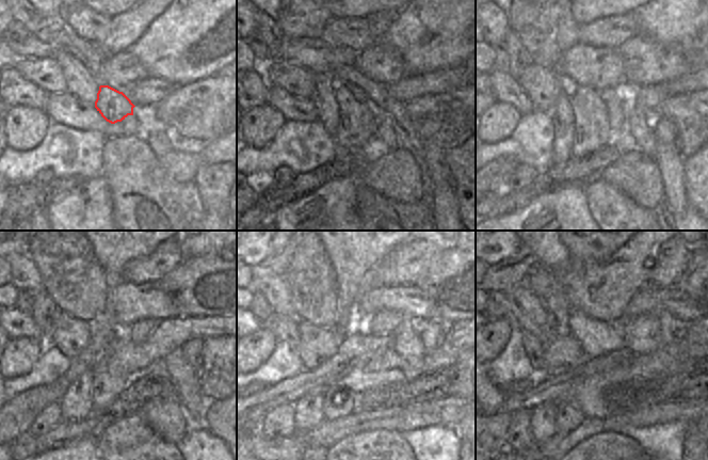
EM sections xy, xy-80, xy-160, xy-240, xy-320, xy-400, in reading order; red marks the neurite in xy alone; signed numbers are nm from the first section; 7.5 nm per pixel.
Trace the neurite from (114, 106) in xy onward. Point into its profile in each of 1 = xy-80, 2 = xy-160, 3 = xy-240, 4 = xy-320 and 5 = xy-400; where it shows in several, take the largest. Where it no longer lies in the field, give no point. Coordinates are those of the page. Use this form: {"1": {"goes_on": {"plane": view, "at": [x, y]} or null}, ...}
{"1": {"goes_on": {"plane": "xy-80", "at": [356, 124]}}, "2": {"goes_on": {"plane": "xy-160", "at": [592, 130]}}, "3": {"goes_on": {"plane": "xy-240", "at": [106, 386]}}, "4": {"goes_on": {"plane": "xy-320", "at": [337, 401]}}, "5": {"goes_on": {"plane": "xy-400", "at": [568, 417]}}}

